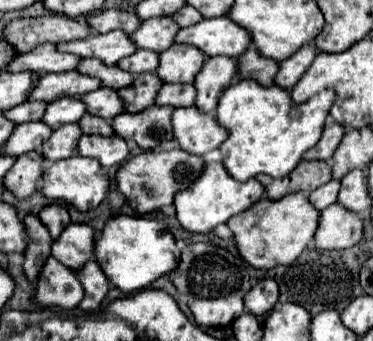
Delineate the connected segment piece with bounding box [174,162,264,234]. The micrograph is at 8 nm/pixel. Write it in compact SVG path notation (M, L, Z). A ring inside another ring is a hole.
M206 162L204 172L192 182L192 186L174 196L174 208L176 208L178 222L188 232L204 234L214 230L218 224L228 222L234 214L244 212L262 196L264 196L264 186L256 178L248 182L238 182L238 180L232 180L232 176L226 172L222 162Z

